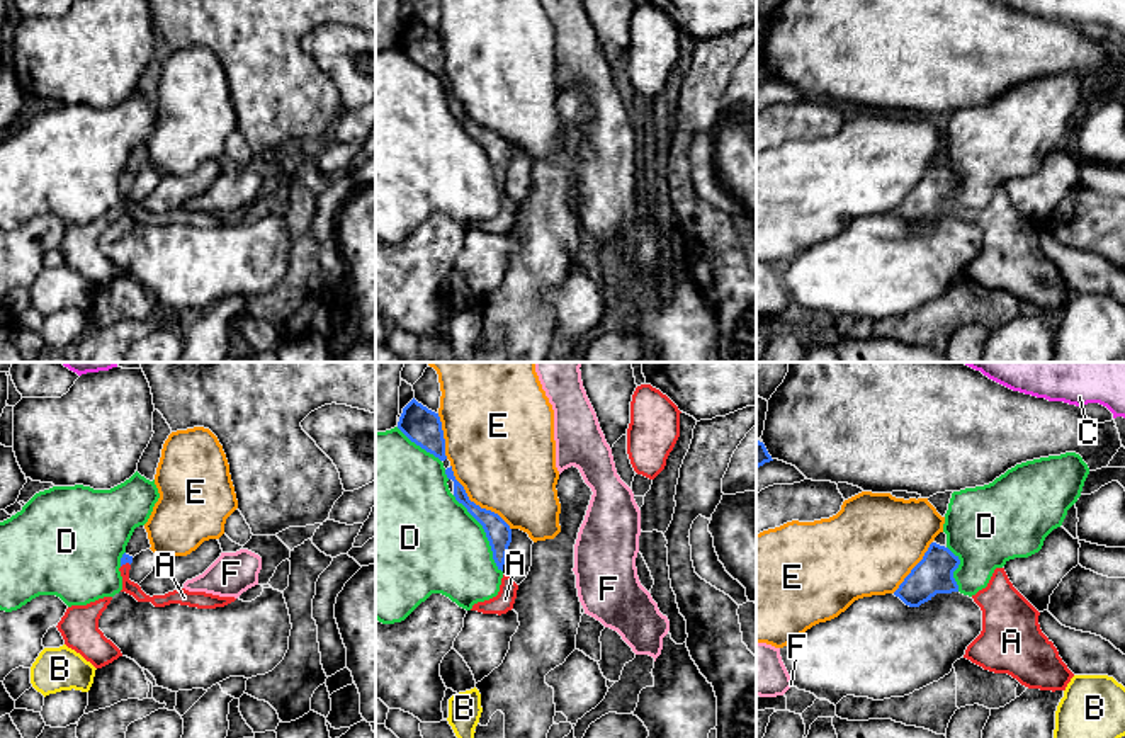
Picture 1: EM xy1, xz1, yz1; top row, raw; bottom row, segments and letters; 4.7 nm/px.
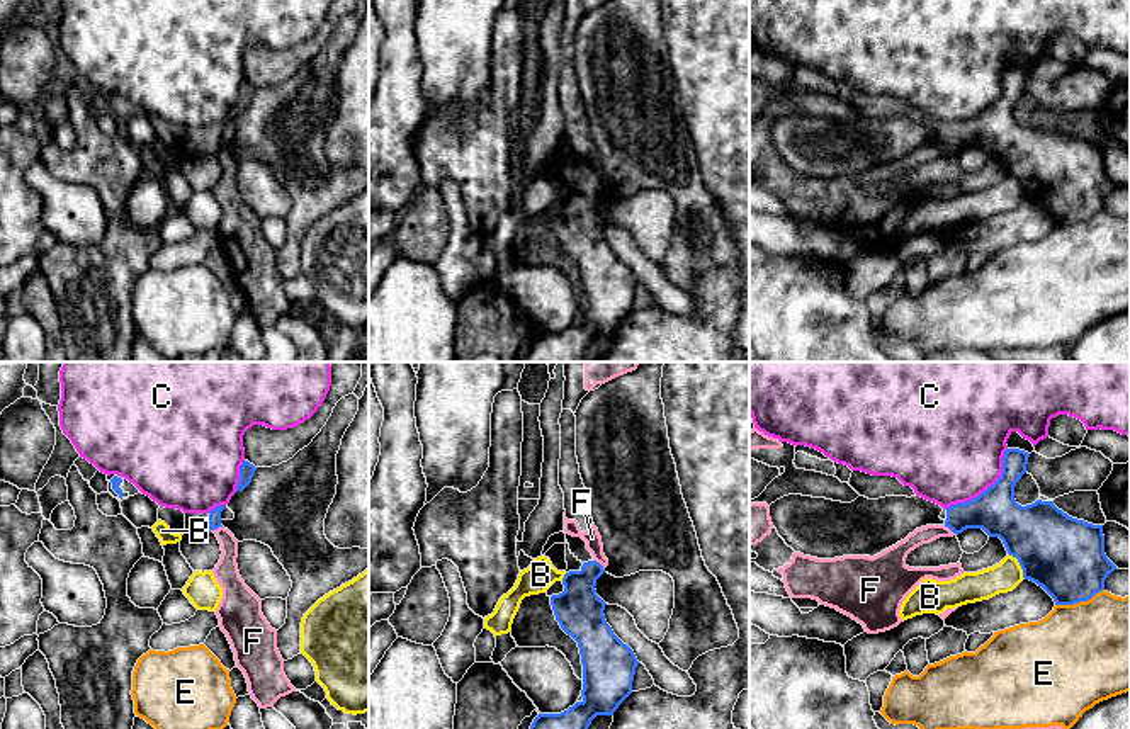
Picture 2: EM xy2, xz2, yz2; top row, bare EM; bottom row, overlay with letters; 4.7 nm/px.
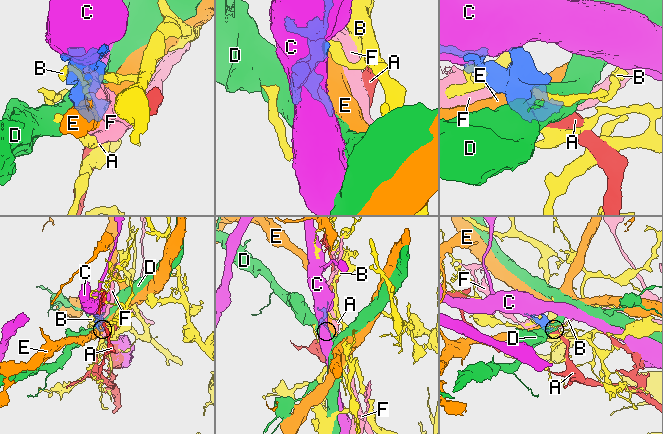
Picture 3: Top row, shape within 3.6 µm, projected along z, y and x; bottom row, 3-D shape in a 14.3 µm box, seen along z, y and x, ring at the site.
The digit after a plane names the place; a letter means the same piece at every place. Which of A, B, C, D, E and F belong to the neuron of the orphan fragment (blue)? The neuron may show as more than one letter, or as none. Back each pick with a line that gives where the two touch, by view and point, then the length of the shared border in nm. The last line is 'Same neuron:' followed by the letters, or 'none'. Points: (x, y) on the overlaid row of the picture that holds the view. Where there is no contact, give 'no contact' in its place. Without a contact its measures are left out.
A: meets blue in xy1 at (124, 563); contact 50 nm long
Same neuron: A

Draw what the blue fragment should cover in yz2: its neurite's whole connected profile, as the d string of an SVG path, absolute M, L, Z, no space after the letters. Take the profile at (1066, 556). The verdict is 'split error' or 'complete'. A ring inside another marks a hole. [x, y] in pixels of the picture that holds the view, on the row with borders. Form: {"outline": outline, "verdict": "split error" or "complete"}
{"outline": "M1008 449L1001 478L977 498L948 506L945 527L957 535L982 528L999 537L1018 559L1023 578L1042 586L1055 605L1088 602L1116 569L1105 554L1103 525L1072 518L1054 501L1018 505L1014 486L1026 472L1028 457L1025 450Z", "verdict": "complete"}

